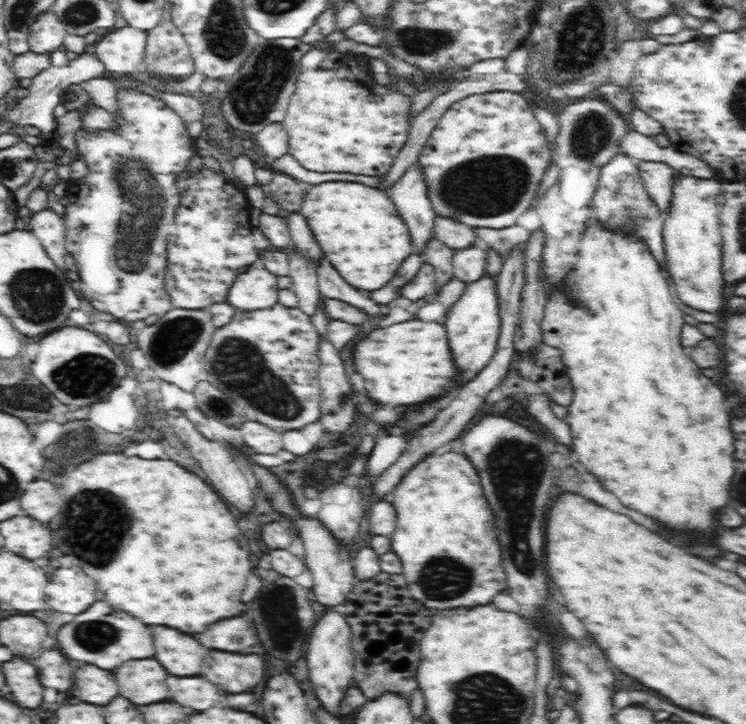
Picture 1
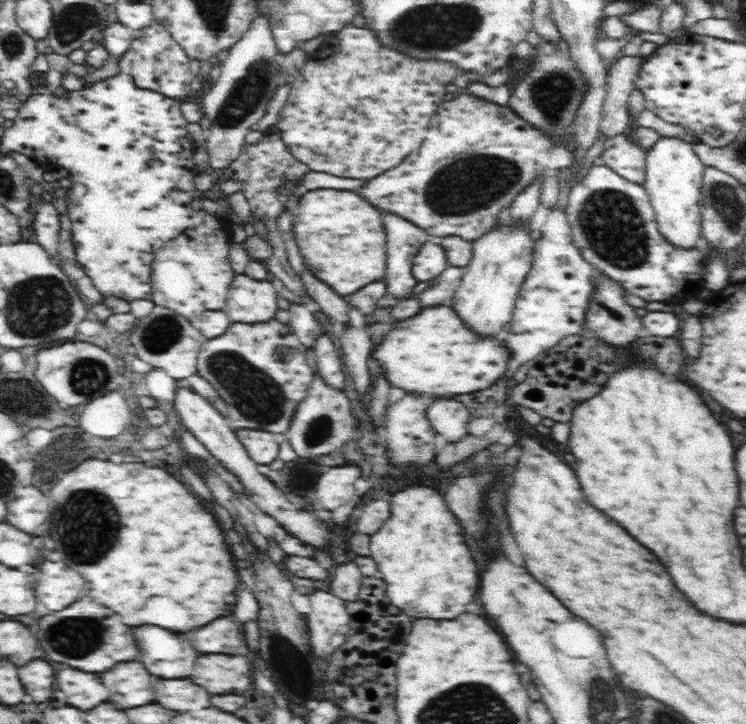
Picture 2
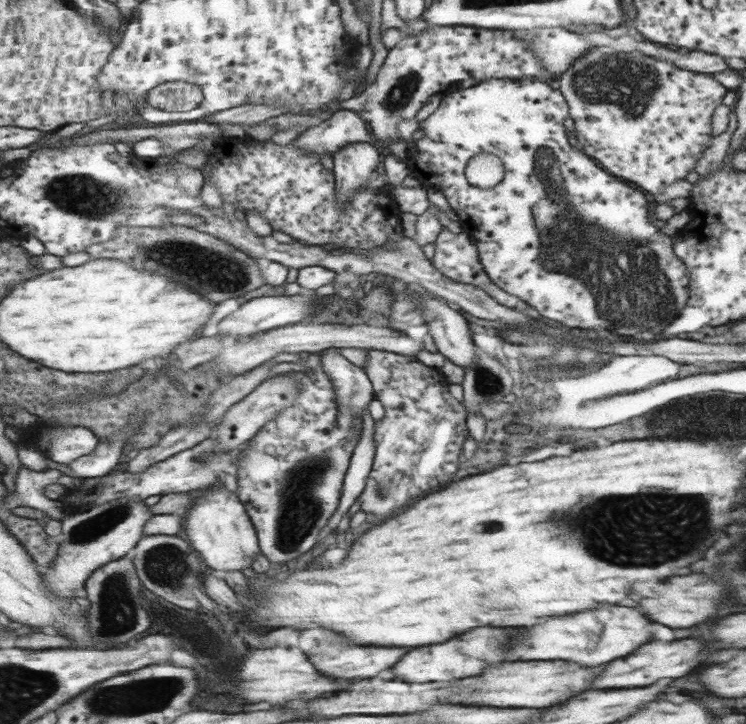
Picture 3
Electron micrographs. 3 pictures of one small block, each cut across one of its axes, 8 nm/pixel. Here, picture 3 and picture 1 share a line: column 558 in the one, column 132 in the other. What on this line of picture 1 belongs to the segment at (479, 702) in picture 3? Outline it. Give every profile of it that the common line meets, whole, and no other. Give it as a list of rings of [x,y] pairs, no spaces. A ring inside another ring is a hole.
[[[154,658],[122,664],[114,670],[114,674],[118,678],[120,694],[134,704],[154,704],[168,700],[168,672],[164,672],[160,662]]]

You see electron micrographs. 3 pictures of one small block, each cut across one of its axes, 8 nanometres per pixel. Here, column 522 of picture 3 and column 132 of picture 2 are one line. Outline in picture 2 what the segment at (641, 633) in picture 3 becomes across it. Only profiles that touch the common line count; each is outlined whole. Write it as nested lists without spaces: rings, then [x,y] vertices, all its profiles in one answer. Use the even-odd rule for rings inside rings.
[[[82,598],[60,612],[38,620],[38,642],[46,652],[46,660],[68,664],[84,672],[106,672],[118,662],[132,662],[140,656],[132,628],[122,624],[120,616],[108,612],[108,608]]]

